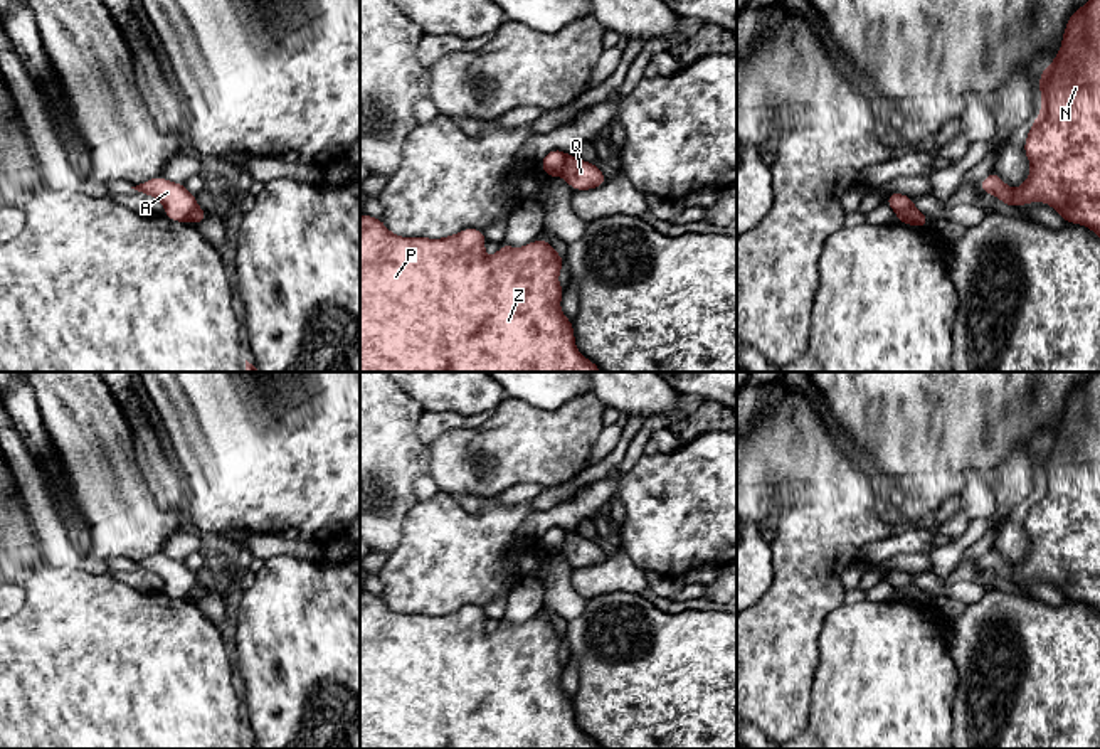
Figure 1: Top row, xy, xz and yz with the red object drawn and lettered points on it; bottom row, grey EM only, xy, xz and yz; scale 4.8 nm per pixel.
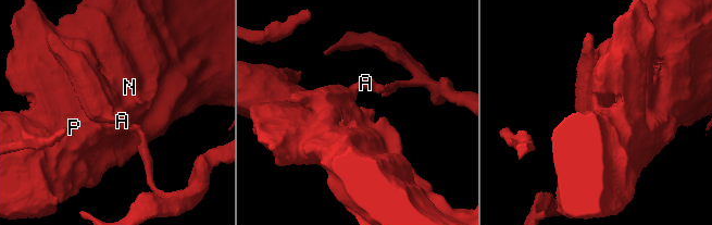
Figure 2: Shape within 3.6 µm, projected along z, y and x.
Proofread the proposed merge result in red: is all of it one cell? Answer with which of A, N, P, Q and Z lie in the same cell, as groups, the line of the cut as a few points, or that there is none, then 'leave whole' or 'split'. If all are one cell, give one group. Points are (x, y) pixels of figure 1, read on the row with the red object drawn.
A N P Z / Q; cut in xz along (569, 157), (560, 175); split

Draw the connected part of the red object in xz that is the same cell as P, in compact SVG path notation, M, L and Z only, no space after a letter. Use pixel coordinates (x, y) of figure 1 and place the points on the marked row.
M360 215L360 372L602 372L577 350L572 321L560 310L565 291L558 284L562 256L543 237L523 247L501 244L491 258L484 254L484 244L481 229L463 229L442 239L400 237L382 219Z

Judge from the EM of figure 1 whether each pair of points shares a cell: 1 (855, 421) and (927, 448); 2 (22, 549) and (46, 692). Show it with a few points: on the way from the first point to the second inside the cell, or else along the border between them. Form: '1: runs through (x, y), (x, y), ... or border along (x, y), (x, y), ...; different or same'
1: runs through (873, 421), (900, 421), (909, 430); same
2: border along (29, 571), (21, 578); different

